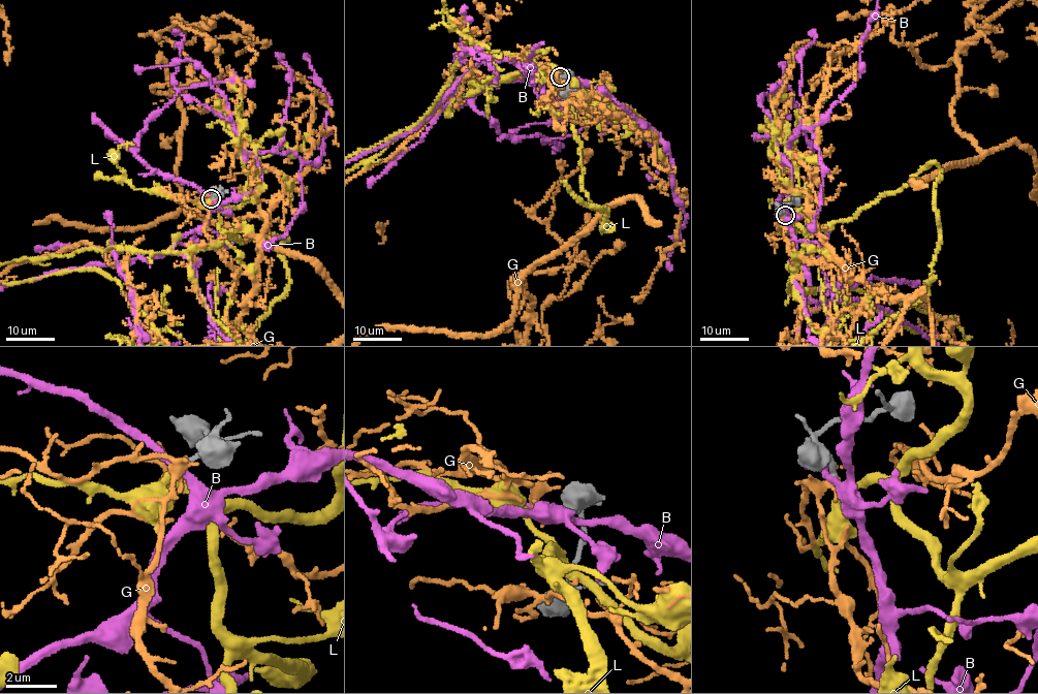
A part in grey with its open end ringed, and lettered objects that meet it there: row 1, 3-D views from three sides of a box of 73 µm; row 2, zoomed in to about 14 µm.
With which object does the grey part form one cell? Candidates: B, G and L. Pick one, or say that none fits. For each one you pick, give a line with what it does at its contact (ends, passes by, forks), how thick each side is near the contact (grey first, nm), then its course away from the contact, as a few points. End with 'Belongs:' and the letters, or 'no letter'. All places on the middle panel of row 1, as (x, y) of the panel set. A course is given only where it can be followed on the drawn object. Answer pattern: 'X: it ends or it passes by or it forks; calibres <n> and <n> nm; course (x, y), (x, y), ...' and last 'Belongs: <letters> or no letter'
L: it passes by; calibres 200 and 240 nm
Belongs: L

